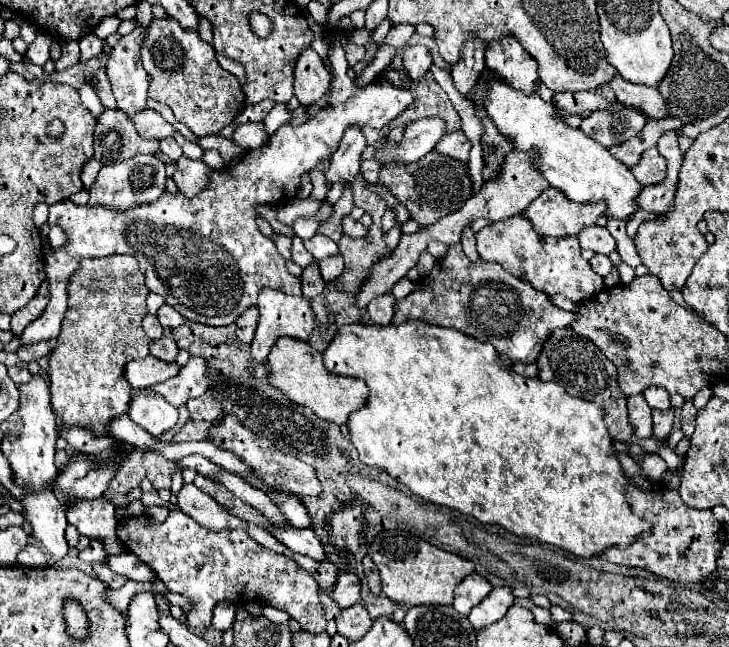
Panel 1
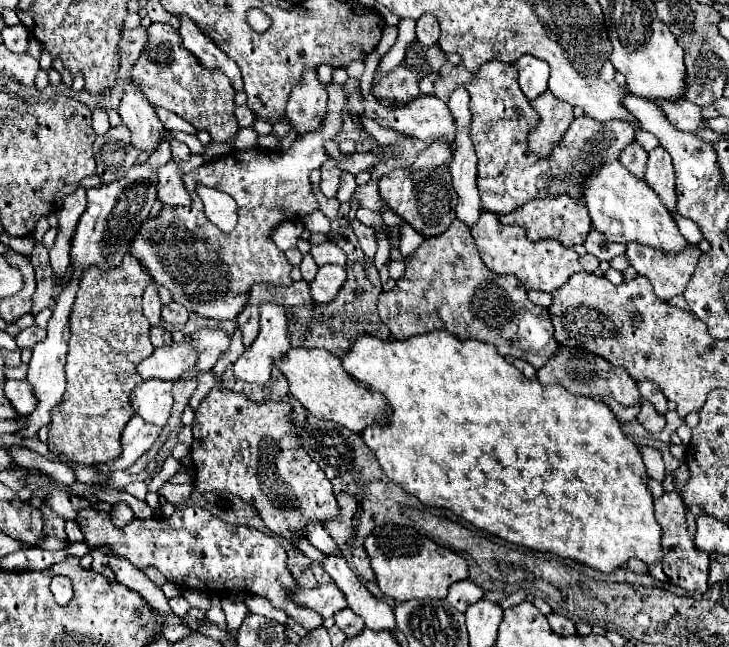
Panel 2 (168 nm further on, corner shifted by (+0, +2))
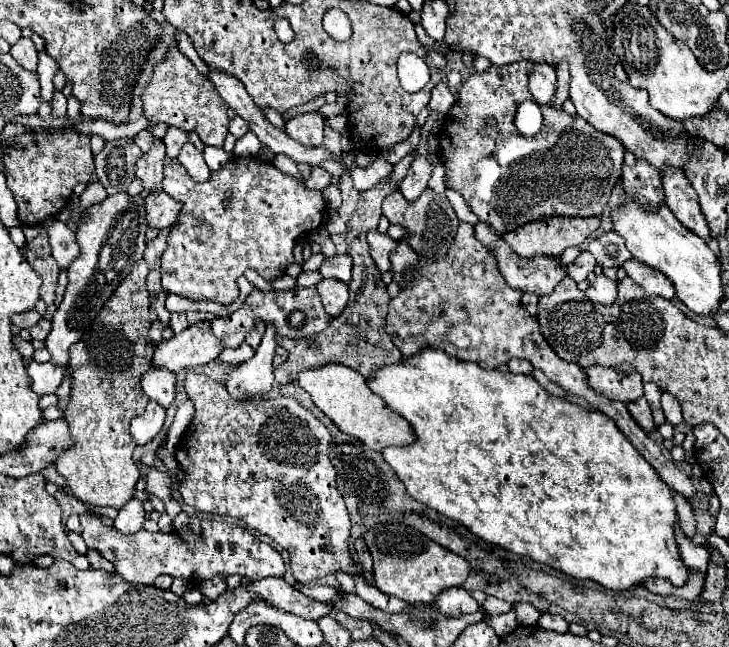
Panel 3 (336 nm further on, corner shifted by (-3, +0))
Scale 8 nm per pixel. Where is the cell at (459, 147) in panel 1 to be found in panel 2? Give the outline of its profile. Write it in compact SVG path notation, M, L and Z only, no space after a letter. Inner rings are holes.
M433 141L425 151L419 153L419 157L413 163L413 171L421 171L421 169L433 169L437 165L449 163L453 157L451 151L451 141Z

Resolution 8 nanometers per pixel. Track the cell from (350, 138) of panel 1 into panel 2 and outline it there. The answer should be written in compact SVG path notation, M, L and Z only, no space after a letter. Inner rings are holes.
M329 159L329 161L323 163L319 189L325 197L335 197L337 195L337 191L341 187L341 173L343 173L343 169L339 169L339 165L335 165L335 159Z

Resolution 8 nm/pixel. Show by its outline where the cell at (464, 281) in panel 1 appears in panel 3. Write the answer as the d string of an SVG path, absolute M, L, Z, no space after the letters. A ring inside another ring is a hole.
M460 223L454 243L448 255L440 261L426 263L420 259L420 269L410 271L404 277L412 277L412 283L406 285L398 297L390 301L386 331L392 343L400 349L404 359L416 355L426 347L442 349L446 355L460 361L474 361L482 369L496 369L498 365L508 363L512 357L520 357L540 369L550 381L560 385L564 391L586 399L594 409L608 415L616 427L630 439L630 443L642 453L642 457L658 471L660 479L676 493L686 497L692 507L698 507L696 487L692 479L678 469L660 447L634 423L626 405L620 401L610 401L598 395L586 381L582 367L560 359L546 339L540 333L538 321L520 303L522 291L512 289L500 275L494 255L474 237L474 227Z

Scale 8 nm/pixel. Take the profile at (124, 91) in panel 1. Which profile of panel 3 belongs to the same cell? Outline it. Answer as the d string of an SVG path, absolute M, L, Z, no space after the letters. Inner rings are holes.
M156 143L150 153L142 155L136 163L136 179L142 183L144 191L160 191L162 189L162 167L166 159L164 143Z

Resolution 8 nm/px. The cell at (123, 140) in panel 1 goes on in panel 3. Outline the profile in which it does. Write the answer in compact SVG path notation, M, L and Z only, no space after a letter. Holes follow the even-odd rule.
M134 139L108 141L96 157L96 175L108 195L116 195L128 189L134 179L134 165L142 155Z

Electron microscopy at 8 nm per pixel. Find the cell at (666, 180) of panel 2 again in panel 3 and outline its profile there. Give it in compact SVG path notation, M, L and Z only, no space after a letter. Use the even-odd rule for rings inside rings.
M666 167L666 171L662 173L662 183L666 193L666 205L676 215L676 219L686 225L692 233L700 235L700 239L710 241L710 227L700 211L698 195L686 175L676 167Z

